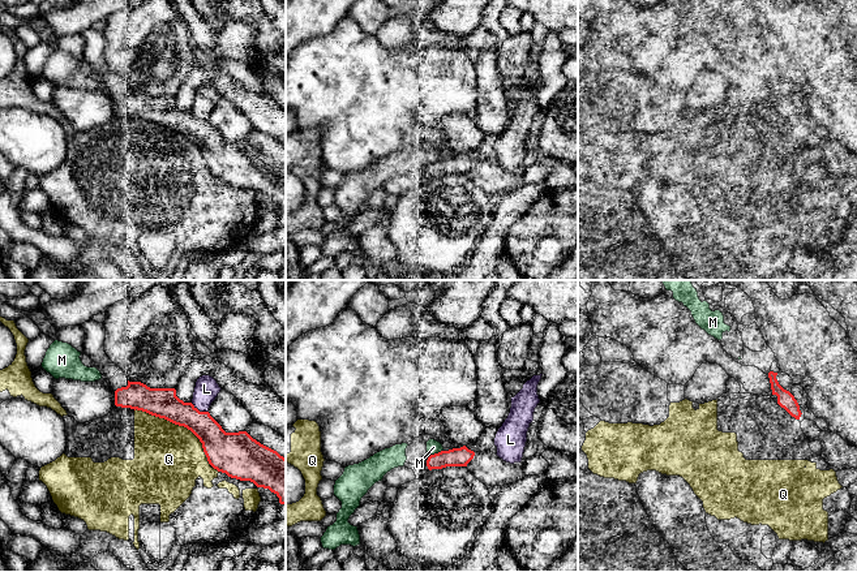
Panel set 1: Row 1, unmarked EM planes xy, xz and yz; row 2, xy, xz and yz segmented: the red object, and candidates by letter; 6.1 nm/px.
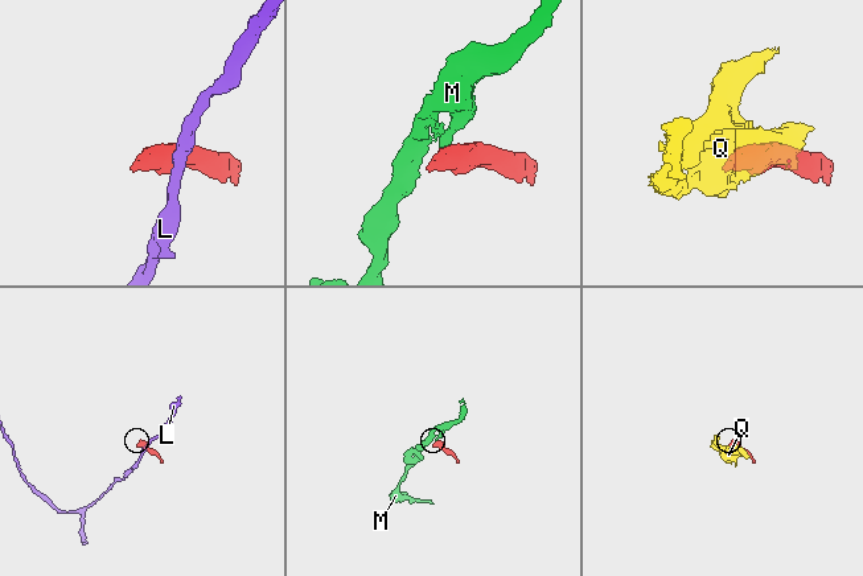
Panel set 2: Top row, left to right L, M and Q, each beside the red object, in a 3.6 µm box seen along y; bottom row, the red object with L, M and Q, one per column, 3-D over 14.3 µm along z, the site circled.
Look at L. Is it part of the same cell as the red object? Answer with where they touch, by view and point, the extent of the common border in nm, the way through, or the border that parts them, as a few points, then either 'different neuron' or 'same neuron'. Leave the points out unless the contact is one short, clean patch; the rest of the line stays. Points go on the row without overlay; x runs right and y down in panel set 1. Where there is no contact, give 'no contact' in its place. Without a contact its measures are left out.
xy (198, 119) | 130 nm | along xy (191, 111), (200, 119), (208, 120) | different neuron

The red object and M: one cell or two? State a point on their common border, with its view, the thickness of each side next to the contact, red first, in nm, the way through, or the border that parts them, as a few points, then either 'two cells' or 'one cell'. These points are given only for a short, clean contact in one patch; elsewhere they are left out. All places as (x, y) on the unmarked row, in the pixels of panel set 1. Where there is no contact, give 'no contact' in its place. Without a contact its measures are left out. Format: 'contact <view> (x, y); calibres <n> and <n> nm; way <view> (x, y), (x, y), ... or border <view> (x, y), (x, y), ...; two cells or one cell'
contact xz (436, 162); calibres 110 and 80 nm; two cells

